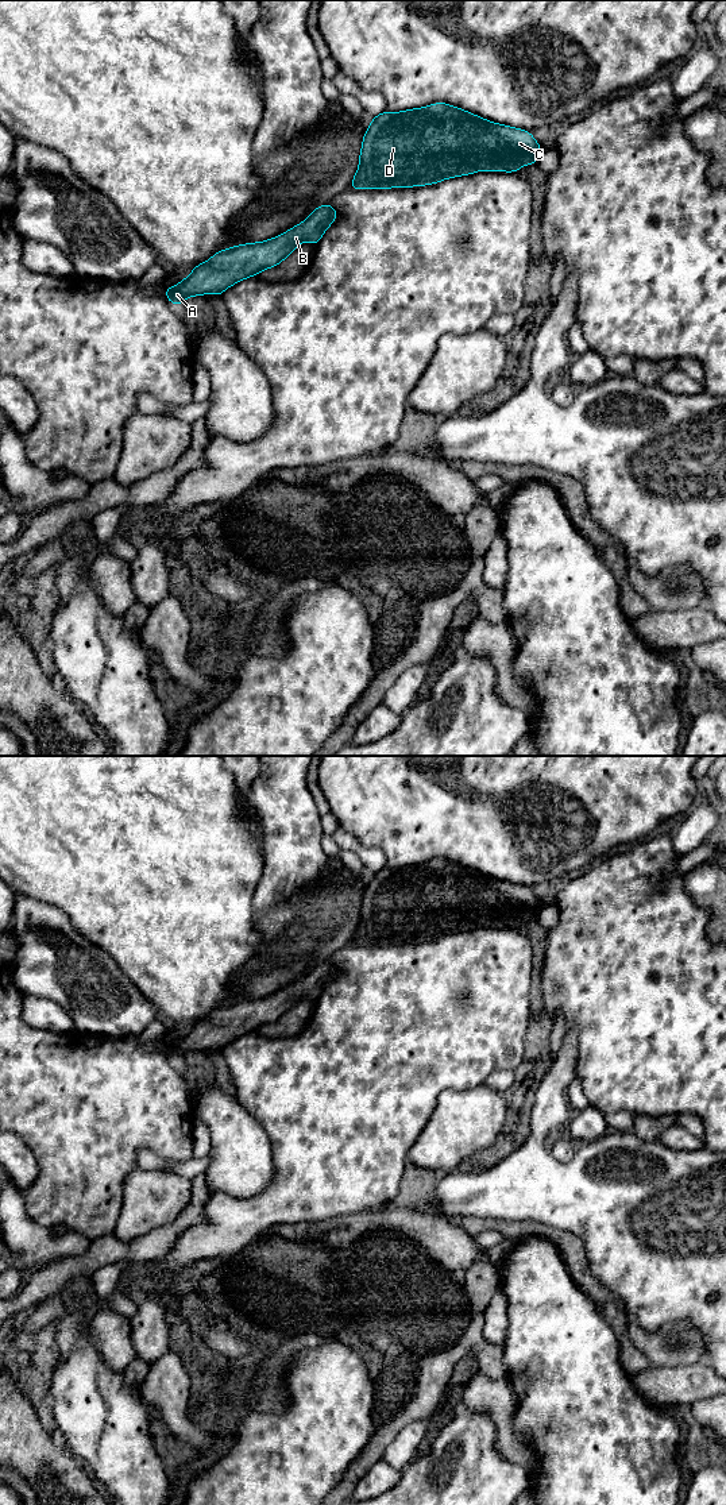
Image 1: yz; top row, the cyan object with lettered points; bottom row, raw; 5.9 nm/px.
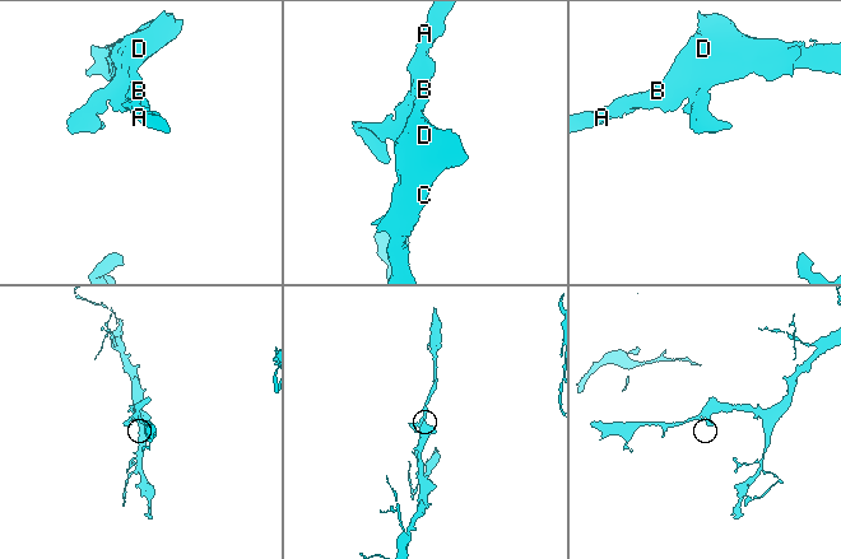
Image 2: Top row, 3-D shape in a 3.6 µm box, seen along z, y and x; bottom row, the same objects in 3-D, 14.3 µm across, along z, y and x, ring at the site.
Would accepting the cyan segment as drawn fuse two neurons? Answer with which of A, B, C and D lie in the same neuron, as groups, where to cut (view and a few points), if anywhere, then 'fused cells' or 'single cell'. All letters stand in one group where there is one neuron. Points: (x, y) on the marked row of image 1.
groups A B C D; cut none; single cell

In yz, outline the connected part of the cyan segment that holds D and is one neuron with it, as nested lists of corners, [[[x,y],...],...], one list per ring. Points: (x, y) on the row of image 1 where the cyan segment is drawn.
[[[436,103],[425,108],[408,109],[398,113],[385,111],[376,117],[372,117],[364,134],[359,169],[350,188],[356,190],[405,186],[418,188],[480,170],[518,173],[521,165],[536,165],[537,154],[542,148],[529,131],[495,124],[445,103]]]

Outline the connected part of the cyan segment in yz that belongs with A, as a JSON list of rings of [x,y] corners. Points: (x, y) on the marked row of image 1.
[[[328,202],[316,208],[304,223],[277,238],[219,251],[205,263],[194,266],[192,274],[177,286],[166,286],[166,298],[179,306],[192,296],[221,296],[233,283],[279,265],[302,240],[317,246],[324,231],[336,219],[336,209]]]

